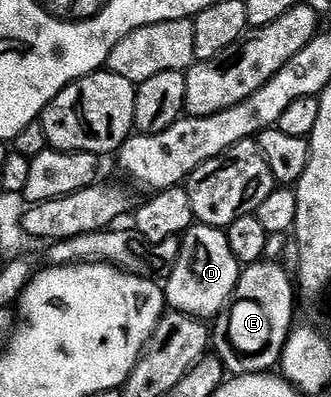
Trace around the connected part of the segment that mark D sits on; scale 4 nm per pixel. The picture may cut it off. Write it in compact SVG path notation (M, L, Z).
M197 224L189 229L184 236L180 237L181 249L179 258L173 263L173 269L169 271L164 281L165 303L172 311L182 312L188 316L196 316L198 320L212 321L212 316L217 316L226 311L227 305L233 299L233 291L241 277L243 266L231 254L231 242L227 242L224 231L212 228L206 224Z

